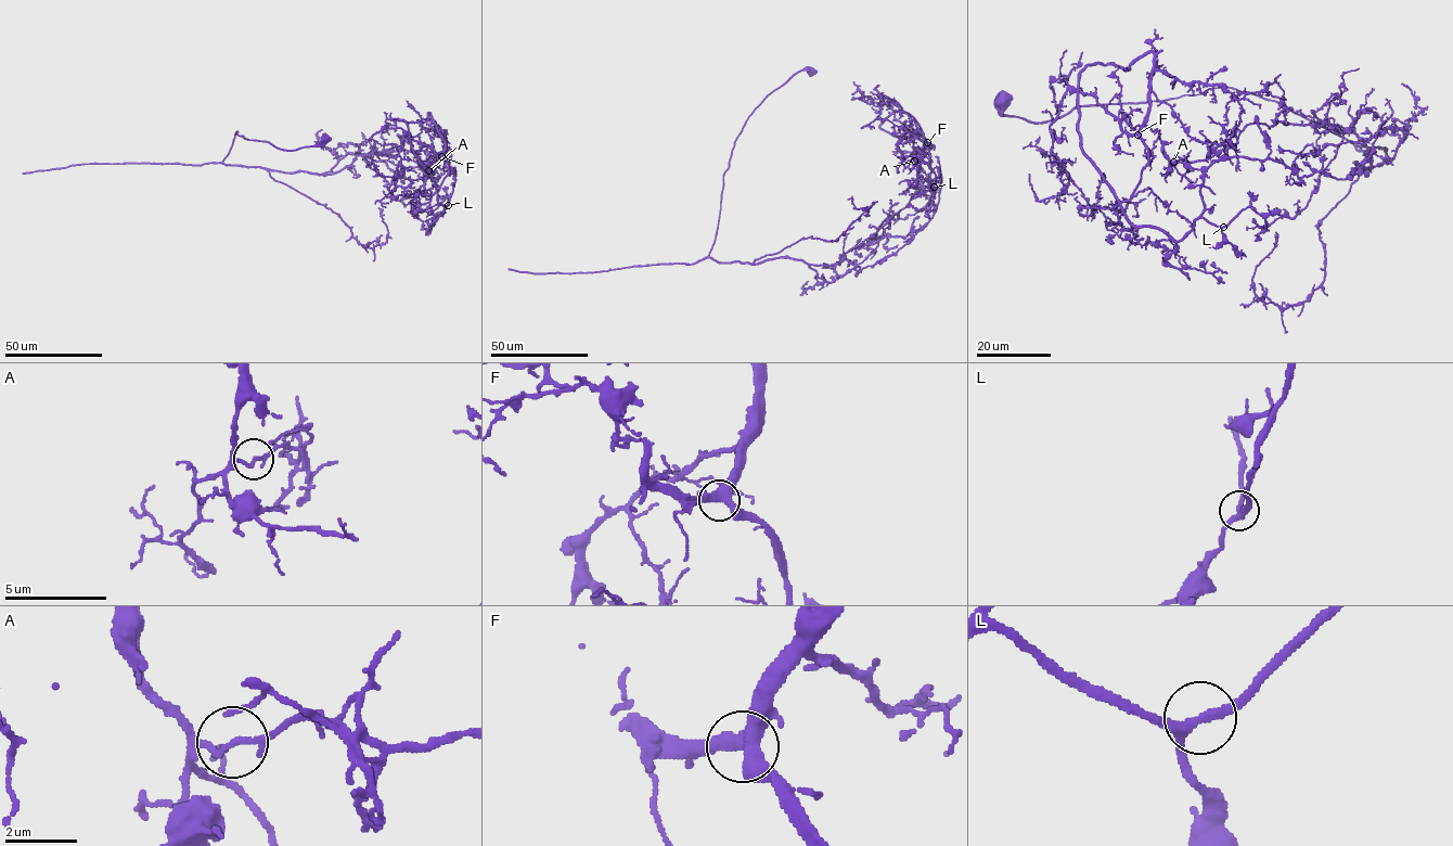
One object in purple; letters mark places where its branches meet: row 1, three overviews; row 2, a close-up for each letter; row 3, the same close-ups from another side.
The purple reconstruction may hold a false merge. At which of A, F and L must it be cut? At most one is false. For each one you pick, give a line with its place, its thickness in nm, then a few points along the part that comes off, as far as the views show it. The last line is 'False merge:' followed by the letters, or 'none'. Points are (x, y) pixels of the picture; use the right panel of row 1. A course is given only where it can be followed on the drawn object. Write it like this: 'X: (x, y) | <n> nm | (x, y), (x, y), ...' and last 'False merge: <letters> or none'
A: (1173, 162) | 130 nm | (1173, 162), (1277, 122), (1353, 131), (1371, 167), (1230, 87), (1042, 123), (1001, 115), (1004, 100)
False merge: A

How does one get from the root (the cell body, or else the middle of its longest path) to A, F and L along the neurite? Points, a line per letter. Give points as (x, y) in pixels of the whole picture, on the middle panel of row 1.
A: (810, 72), (795, 73), (746, 120), (723, 176), (708, 256), (836, 265), (907, 205), (916, 187), (915, 161)
F: (810, 72), (795, 73), (746, 120), (708, 256), (836, 265), (909, 203), (913, 156), (927, 142)
L: (810, 72), (746, 120), (708, 256), (801, 259), (832, 282), (908, 244), (936, 210), (939, 176), (934, 187)

